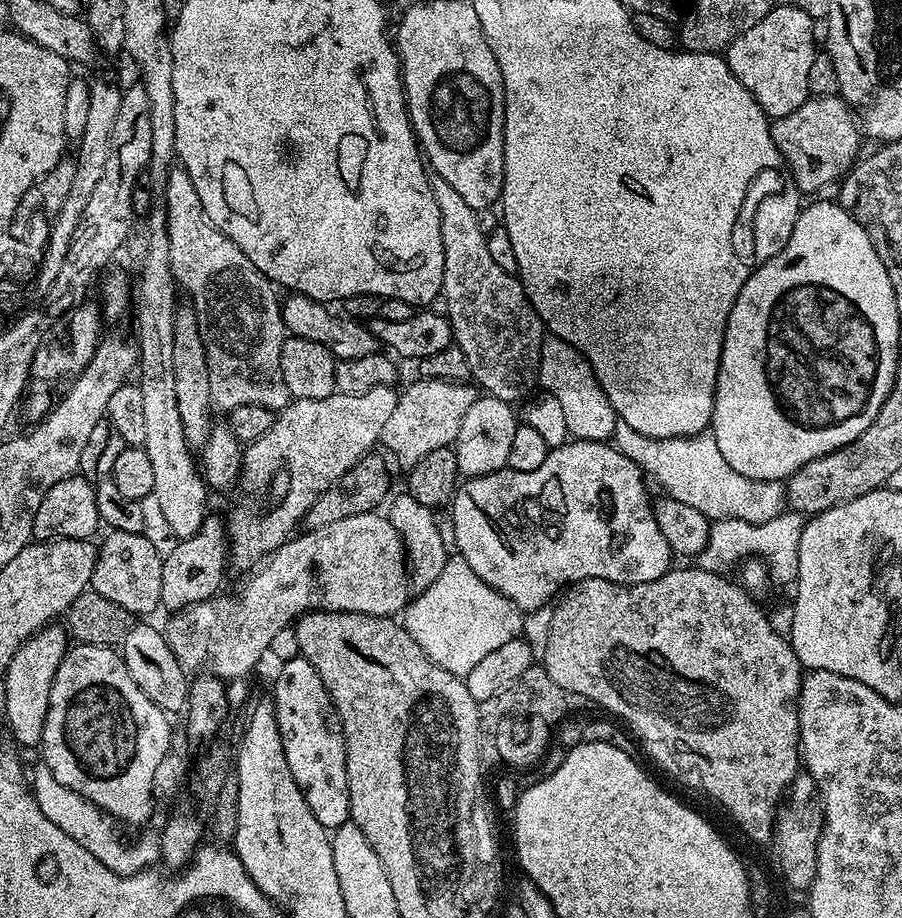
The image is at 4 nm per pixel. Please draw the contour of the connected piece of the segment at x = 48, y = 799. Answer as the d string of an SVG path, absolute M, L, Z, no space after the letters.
M36 762L36 765L30 768L30 787L32 797L38 802L38 810L42 810L42 814L46 814L46 818L50 818L50 822L54 822L58 830L70 834L70 838L74 838L78 846L90 850L90 854L94 854L94 858L98 858L102 866L114 870L119 876L132 876L135 872L151 869L155 865L152 863L160 860L159 831L144 832L137 840L127 844L120 837L121 829L117 821L74 790L62 786L62 782L58 782L58 778L50 774L50 766L46 766L43 762Z

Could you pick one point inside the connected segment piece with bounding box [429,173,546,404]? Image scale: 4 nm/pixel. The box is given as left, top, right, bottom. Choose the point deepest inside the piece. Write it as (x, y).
(494, 324)

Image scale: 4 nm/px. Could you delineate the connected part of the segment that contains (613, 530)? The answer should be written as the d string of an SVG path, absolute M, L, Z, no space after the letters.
M569 439L560 447L551 449L546 462L542 462L542 466L538 466L538 470L515 472L514 469L506 467L500 472L491 472L485 476L465 479L457 487L456 495L453 496L450 505L452 536L456 539L455 551L462 558L466 558L466 562L470 562L470 570L474 570L474 574L478 574L478 578L482 578L482 582L486 582L486 586L490 586L498 594L502 594L524 614L529 614L528 612L542 607L543 604L549 603L548 605L551 605L562 586L575 584L577 580L606 578L615 584L654 582L654 578L662 578L662 574L666 574L669 568L673 567L674 553L666 542L662 530L658 530L658 522L654 518L654 510L652 509L653 497L648 496L648 488L644 485L644 480L646 481L646 476L640 471L640 467L634 462L630 462L630 458L626 458L626 454L622 454L611 443Z

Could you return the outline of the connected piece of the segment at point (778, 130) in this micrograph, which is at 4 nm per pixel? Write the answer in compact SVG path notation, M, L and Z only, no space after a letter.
M839 95L812 96L794 114L772 120L771 126L774 146L778 146L793 182L804 194L820 192L827 184L835 185L861 155L862 129Z

